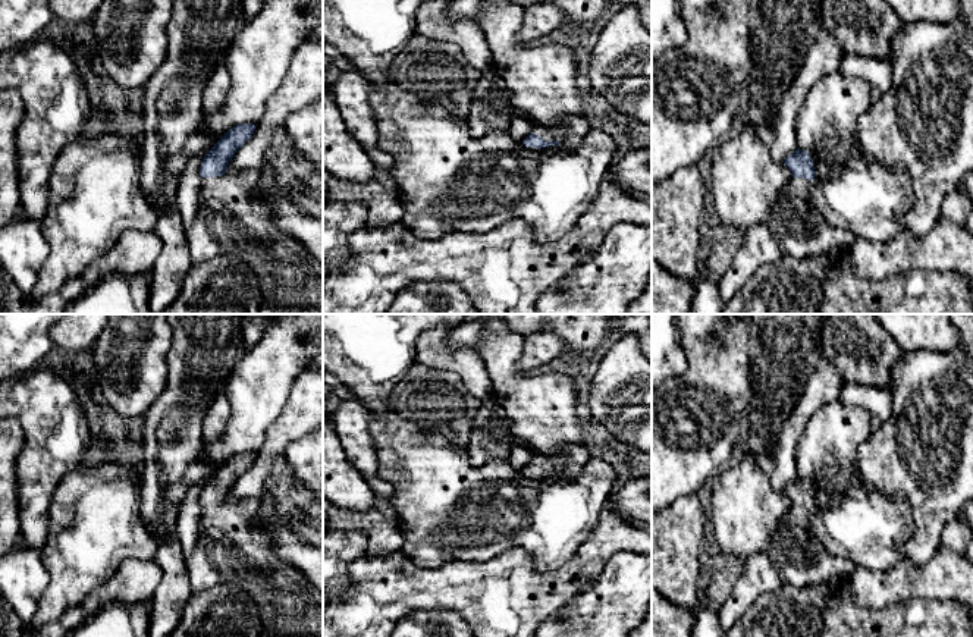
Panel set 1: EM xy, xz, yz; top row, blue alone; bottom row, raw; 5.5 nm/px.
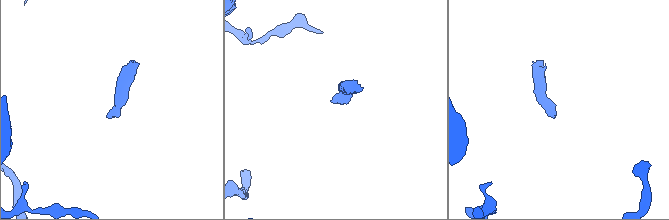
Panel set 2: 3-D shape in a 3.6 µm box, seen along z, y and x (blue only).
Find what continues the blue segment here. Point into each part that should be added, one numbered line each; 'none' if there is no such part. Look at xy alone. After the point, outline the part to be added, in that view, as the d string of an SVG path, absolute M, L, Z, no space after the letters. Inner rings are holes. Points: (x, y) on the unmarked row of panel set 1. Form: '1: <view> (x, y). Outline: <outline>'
1: xy (232, 548). Outline: M258 498L203 506L198 542L185 561L191 589L204 590L216 584L242 587L258 606L260 637L323 637L323 594L299 569L276 555L269 534L257 523L260 506Z

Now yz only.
1: yz (800, 559). Outline: M791 506L778 521L763 550L784 584L797 587L825 581L845 581L856 565L832 556L810 527L810 509Z

